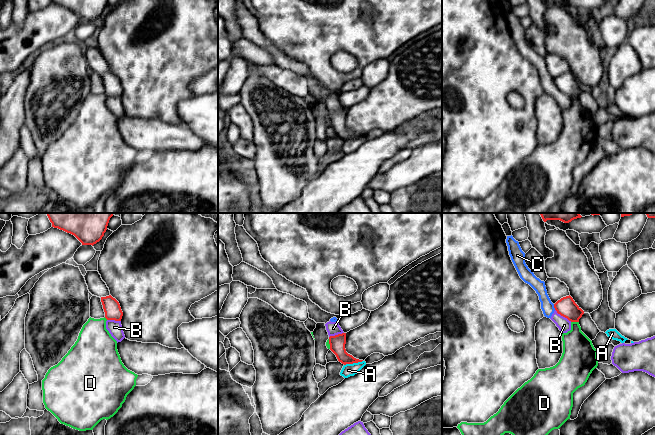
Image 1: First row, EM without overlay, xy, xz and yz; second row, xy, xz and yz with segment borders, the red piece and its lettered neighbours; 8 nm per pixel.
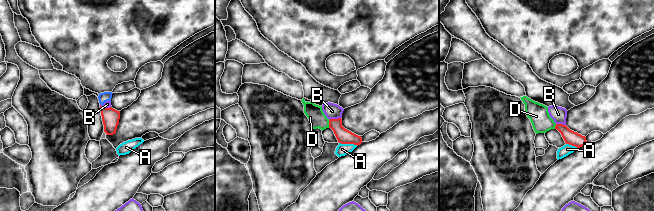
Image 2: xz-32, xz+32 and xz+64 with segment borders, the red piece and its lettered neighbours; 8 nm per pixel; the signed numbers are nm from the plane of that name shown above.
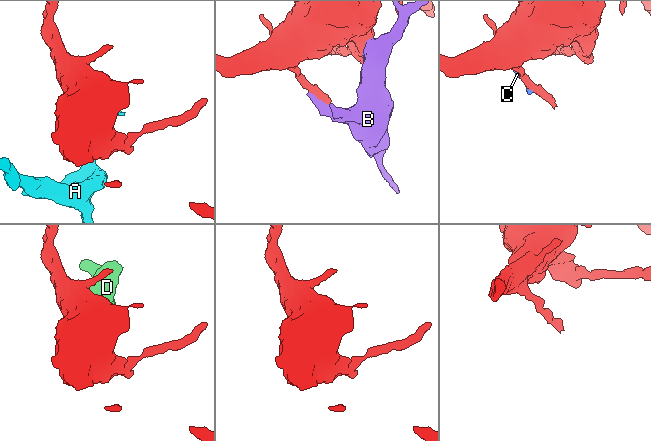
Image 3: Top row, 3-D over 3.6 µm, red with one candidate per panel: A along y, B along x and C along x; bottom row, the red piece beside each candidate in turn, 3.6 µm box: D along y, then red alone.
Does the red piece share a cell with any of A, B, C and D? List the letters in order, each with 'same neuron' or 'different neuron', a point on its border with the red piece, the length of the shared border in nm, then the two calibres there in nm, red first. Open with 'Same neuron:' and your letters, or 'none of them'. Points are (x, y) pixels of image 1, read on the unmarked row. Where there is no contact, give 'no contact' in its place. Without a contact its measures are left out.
Same neuron: none of them
A: different neuron; meets red in xz at (353, 138); contact 160 nm long; 130 nm thick on the red side, 100 nm on the other
B: different neuron; meets red in yz at (563, 92); contact 170 nm long; 160 nm thick on the red side, 110 nm on the other
C: different neuron; meets red in yz at (554, 83); contact 50 nm long; 160 nm thick on the red side, 100 nm on the other
D: different neuron; meets red in yz at (575, 97); contact 60 nm long; 160 nm thick on the red side, 260 nm on the other

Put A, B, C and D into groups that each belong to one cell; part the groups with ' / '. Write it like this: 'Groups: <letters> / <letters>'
Groups: A / B C / D

